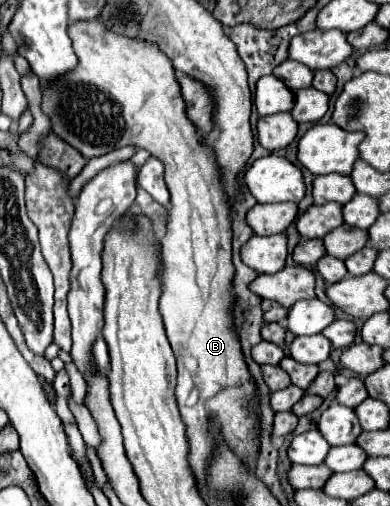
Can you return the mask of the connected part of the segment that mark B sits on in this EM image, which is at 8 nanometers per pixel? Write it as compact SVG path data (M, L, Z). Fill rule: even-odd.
M98 19L80 21L68 25L68 35L74 43L74 53L78 57L78 65L50 81L42 87L42 111L50 117L52 133L78 149L86 159L106 155L114 149L136 145L140 149L150 151L164 163L166 169L166 185L170 191L172 209L168 211L168 231L162 239L162 259L166 271L162 275L162 295L160 295L160 315L164 319L168 341L174 349L178 361L178 407L182 421L186 423L188 443L190 443L190 467L196 475L198 489L204 487L206 463L212 455L214 439L208 435L208 421L218 421L226 443L240 455L248 467L254 469L252 455L258 451L254 439L254 427L250 411L250 399L254 391L254 383L246 361L242 357L238 335L232 327L232 229L230 229L230 207L220 185L220 169L216 165L216 157L212 149L202 145L202 139L196 135L196 127L186 117L186 105L180 95L180 87L174 75L174 67L170 59L156 47L152 41L140 41L126 35L116 35L116 31L108 31L104 23Z

